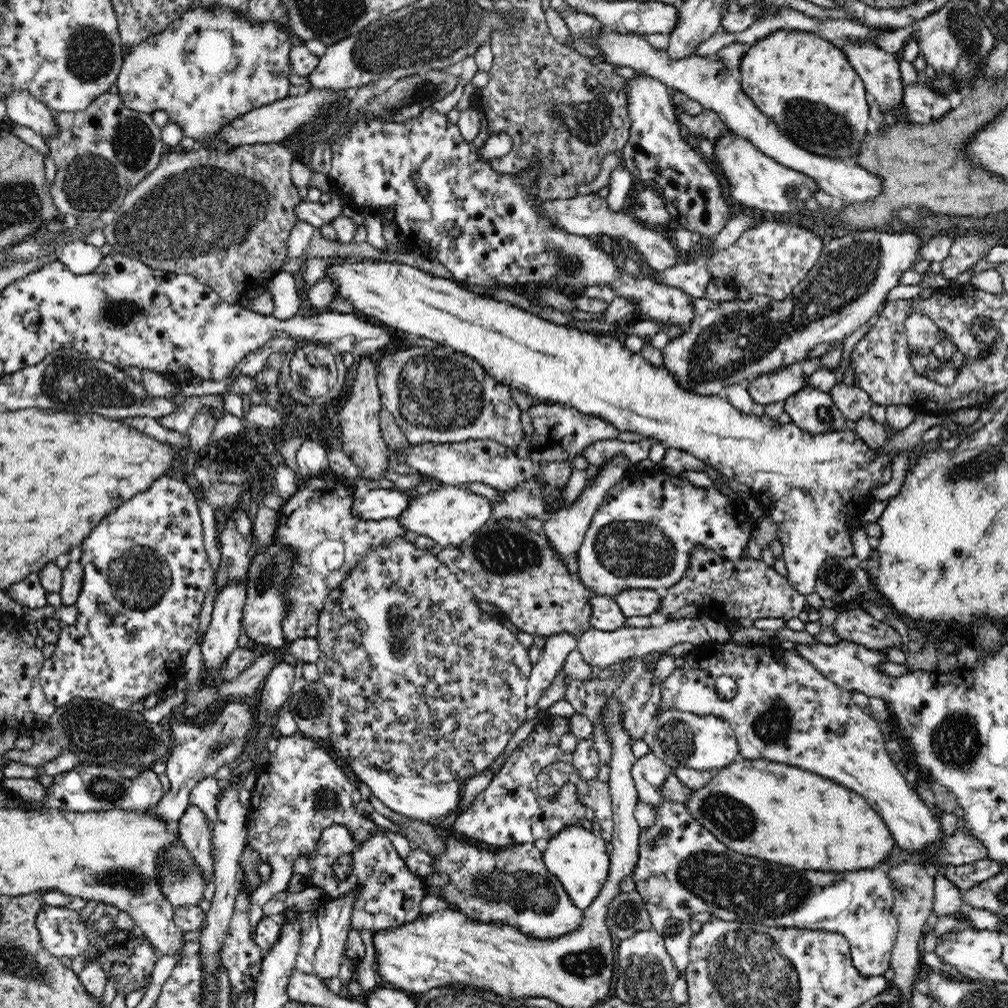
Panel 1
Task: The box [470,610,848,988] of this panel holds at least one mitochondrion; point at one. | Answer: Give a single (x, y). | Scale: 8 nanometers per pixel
(721, 880)

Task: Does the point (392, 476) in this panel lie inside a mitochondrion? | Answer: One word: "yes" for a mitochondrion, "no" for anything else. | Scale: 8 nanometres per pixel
no

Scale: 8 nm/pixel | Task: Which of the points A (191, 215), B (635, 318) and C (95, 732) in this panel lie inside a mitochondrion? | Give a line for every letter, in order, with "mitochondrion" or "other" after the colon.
A: mitochondrion
B: other
C: mitochondrion

